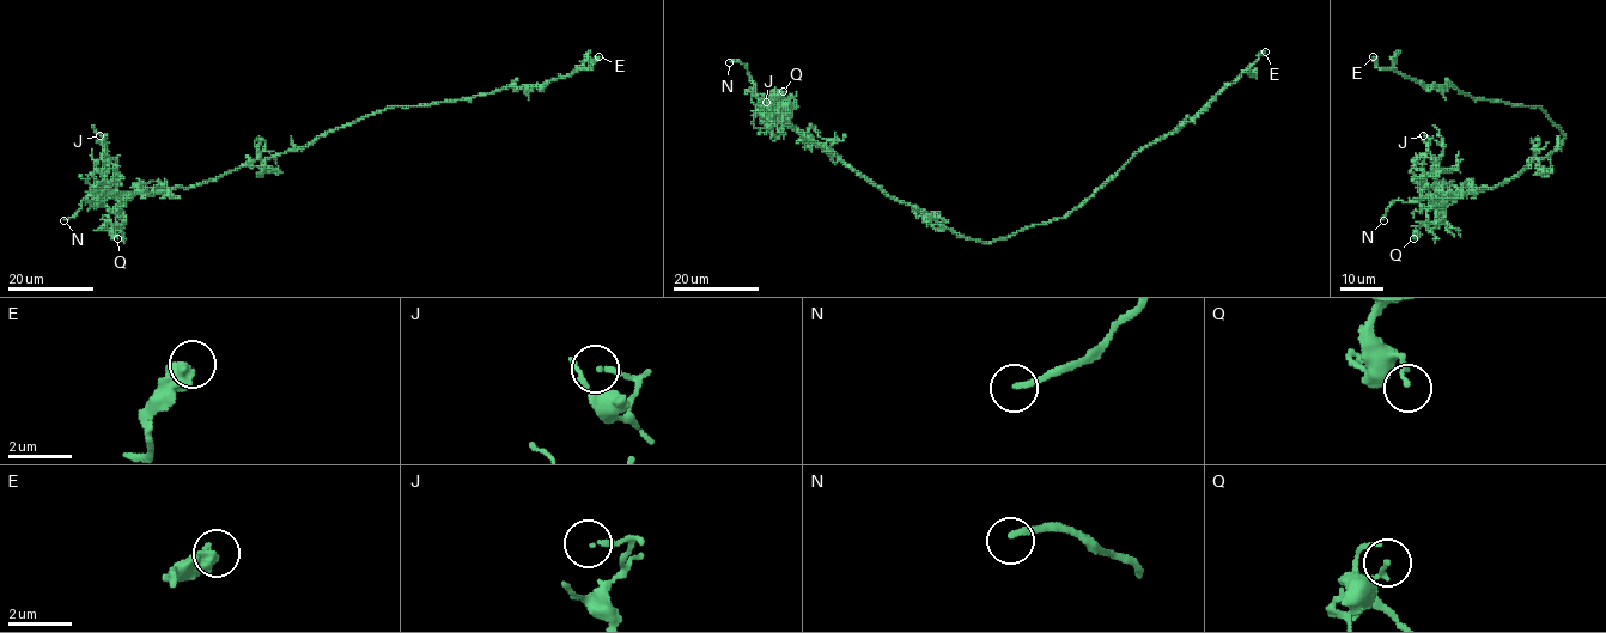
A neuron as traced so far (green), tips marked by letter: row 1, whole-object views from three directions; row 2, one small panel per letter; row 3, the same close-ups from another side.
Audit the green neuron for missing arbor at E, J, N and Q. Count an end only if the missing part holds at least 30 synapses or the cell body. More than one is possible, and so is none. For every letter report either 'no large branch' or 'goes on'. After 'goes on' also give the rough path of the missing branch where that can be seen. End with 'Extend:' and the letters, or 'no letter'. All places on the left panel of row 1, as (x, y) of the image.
E: no large branch
J: no large branch
N: goes on
Q: no large branch
Extend: N

